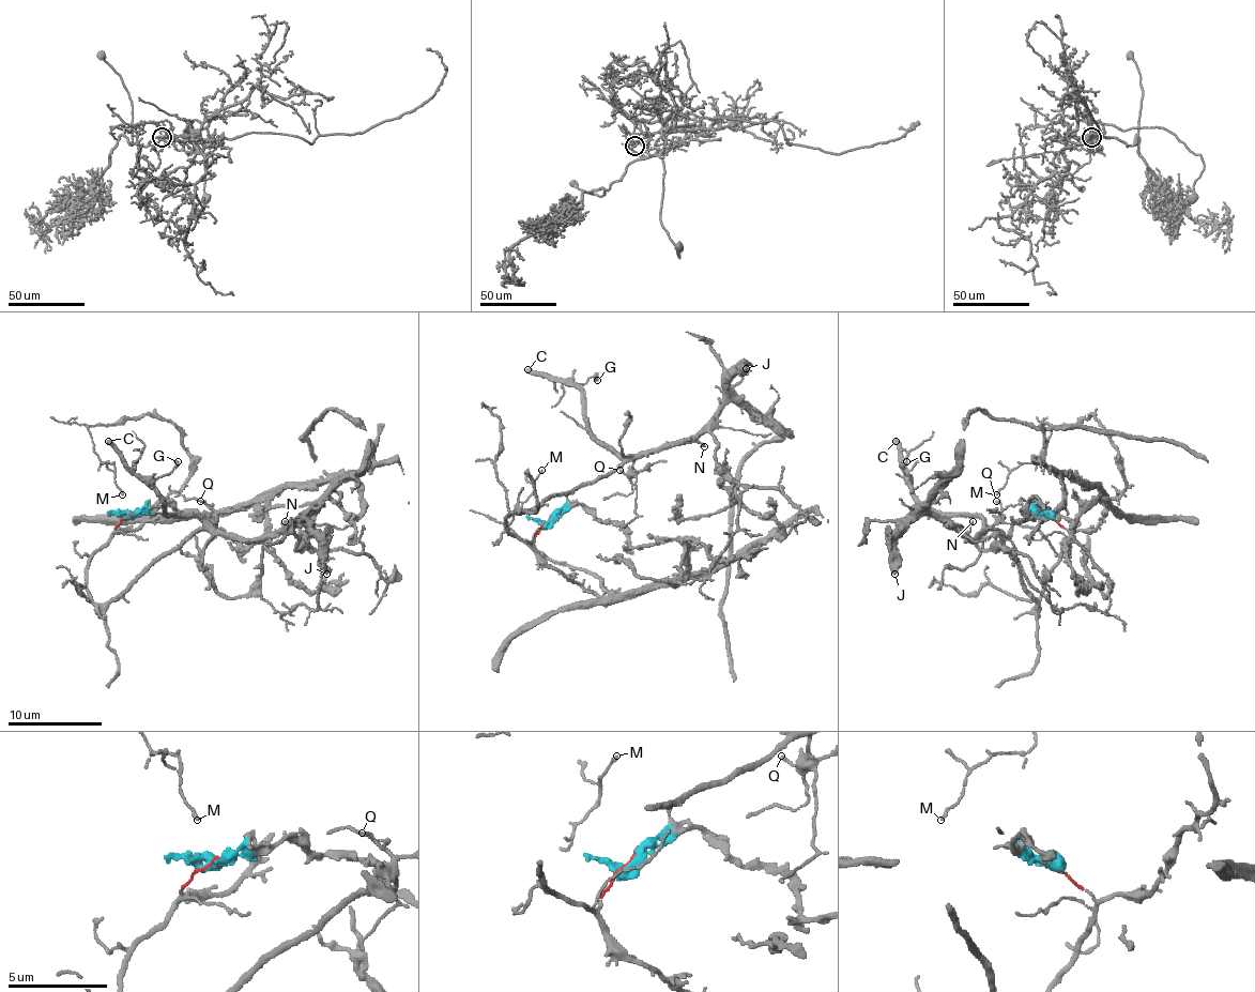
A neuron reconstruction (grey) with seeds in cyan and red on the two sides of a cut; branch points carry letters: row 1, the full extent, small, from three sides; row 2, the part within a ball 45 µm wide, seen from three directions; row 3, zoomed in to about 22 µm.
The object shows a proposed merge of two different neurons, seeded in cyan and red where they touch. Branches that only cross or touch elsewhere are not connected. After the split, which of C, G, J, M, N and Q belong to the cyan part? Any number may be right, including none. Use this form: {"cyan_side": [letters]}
{"cyan_side": []}

